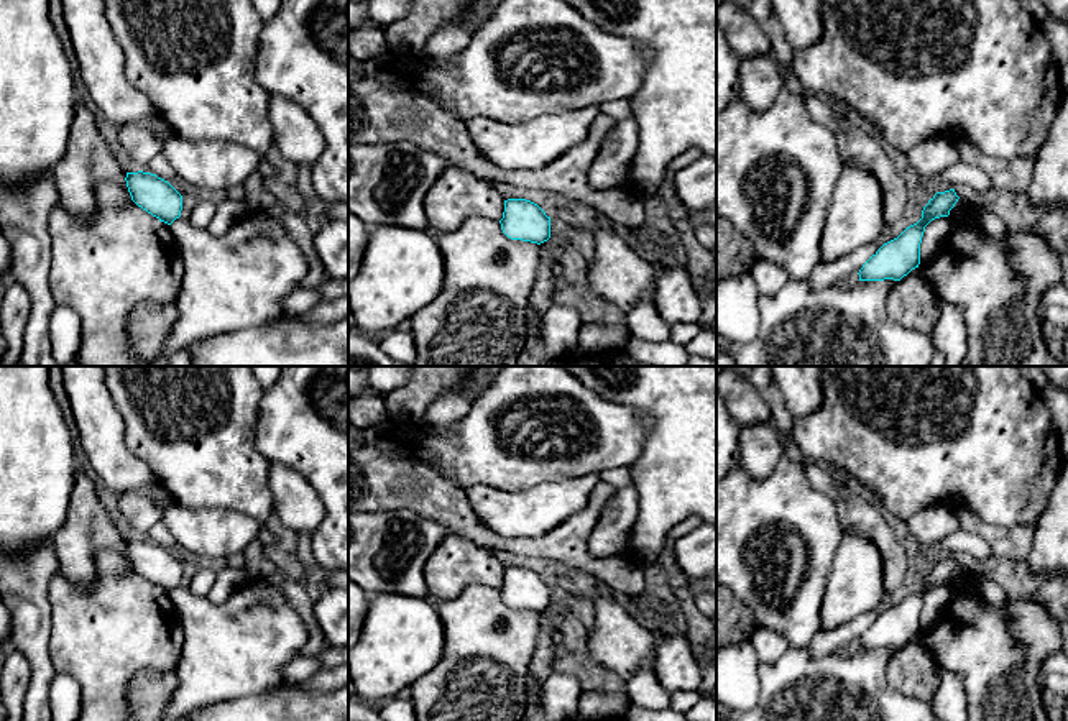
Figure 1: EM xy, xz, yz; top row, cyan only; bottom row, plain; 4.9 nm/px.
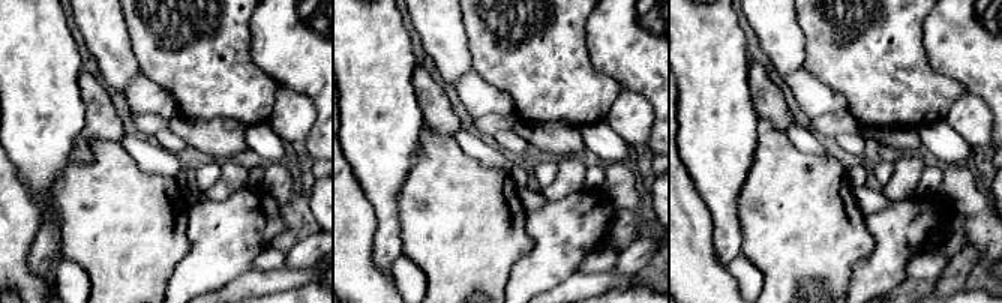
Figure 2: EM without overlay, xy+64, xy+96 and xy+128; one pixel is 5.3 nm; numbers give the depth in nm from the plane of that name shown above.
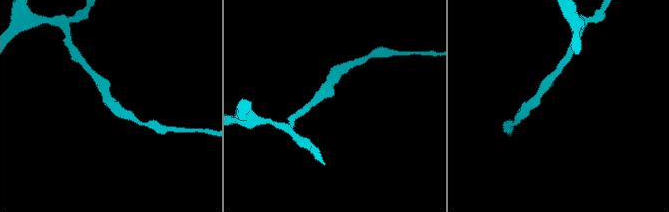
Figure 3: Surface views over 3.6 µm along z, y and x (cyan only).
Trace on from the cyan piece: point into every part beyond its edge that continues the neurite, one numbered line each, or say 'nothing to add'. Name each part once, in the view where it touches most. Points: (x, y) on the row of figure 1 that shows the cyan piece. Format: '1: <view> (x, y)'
nothing to add

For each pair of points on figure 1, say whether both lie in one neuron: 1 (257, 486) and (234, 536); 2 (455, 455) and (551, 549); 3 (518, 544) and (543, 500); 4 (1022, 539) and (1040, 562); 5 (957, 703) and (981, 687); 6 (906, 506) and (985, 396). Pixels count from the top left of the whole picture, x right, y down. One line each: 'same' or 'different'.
1: different
2: different
3: different
4: different
5: different
6: same

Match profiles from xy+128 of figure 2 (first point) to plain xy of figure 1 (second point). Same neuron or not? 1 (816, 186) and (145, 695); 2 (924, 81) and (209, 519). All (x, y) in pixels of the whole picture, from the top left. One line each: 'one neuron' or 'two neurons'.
1: two neurons
2: two neurons

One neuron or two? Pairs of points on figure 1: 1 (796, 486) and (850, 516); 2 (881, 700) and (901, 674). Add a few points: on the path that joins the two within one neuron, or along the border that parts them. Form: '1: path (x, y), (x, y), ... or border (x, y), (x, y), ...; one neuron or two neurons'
1: border (810, 482), (833, 501), (845, 534); two neurons
2: border (896, 649), (888, 680), (925, 702); two neurons

